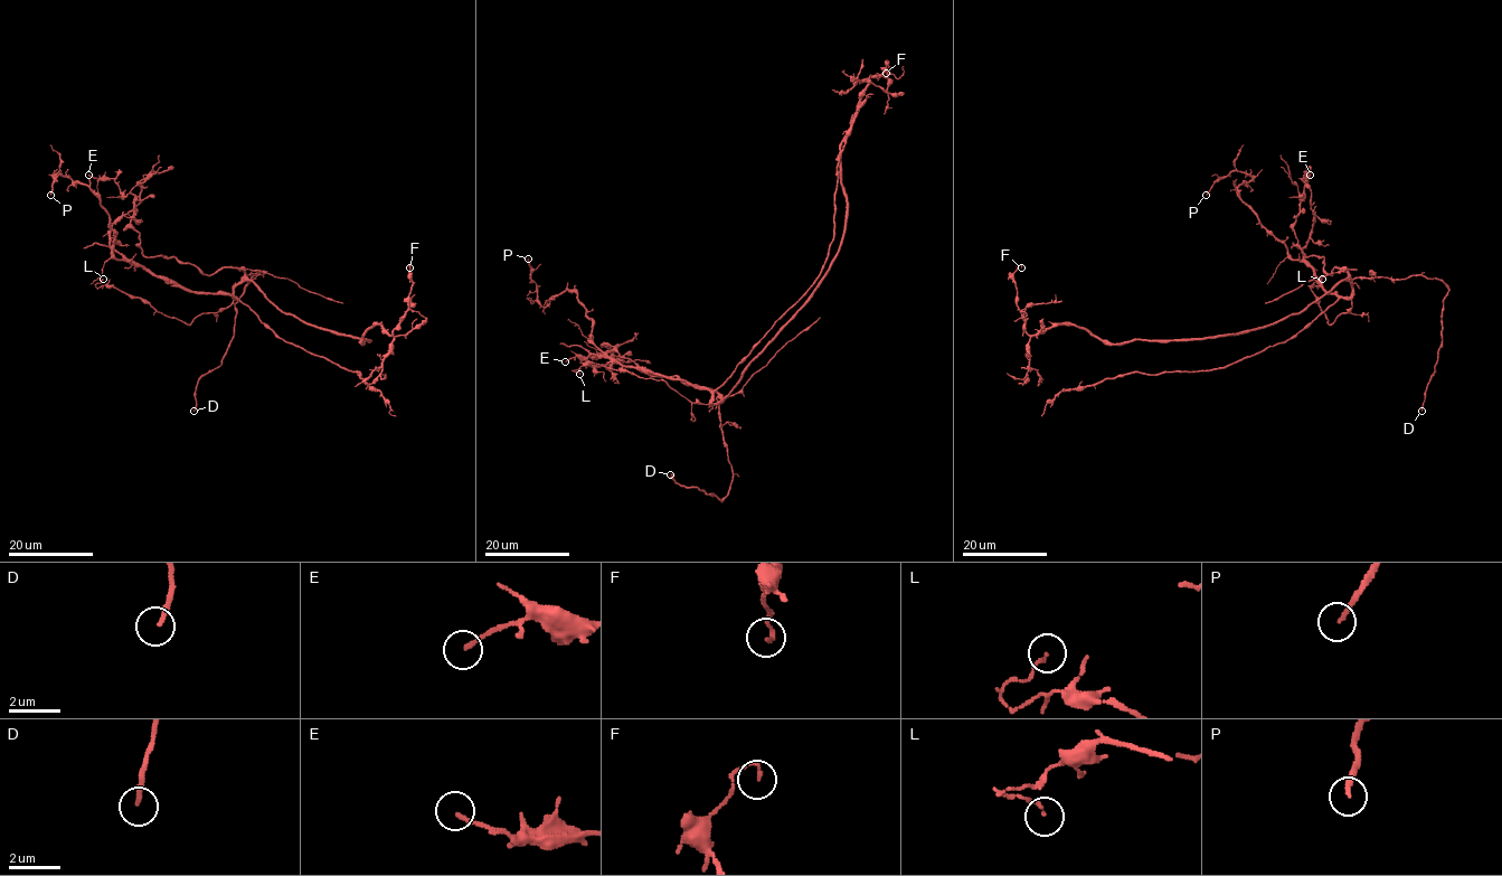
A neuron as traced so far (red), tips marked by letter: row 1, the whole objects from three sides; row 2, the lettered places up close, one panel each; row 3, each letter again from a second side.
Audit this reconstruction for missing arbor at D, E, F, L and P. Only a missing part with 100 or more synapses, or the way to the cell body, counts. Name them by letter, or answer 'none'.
D

